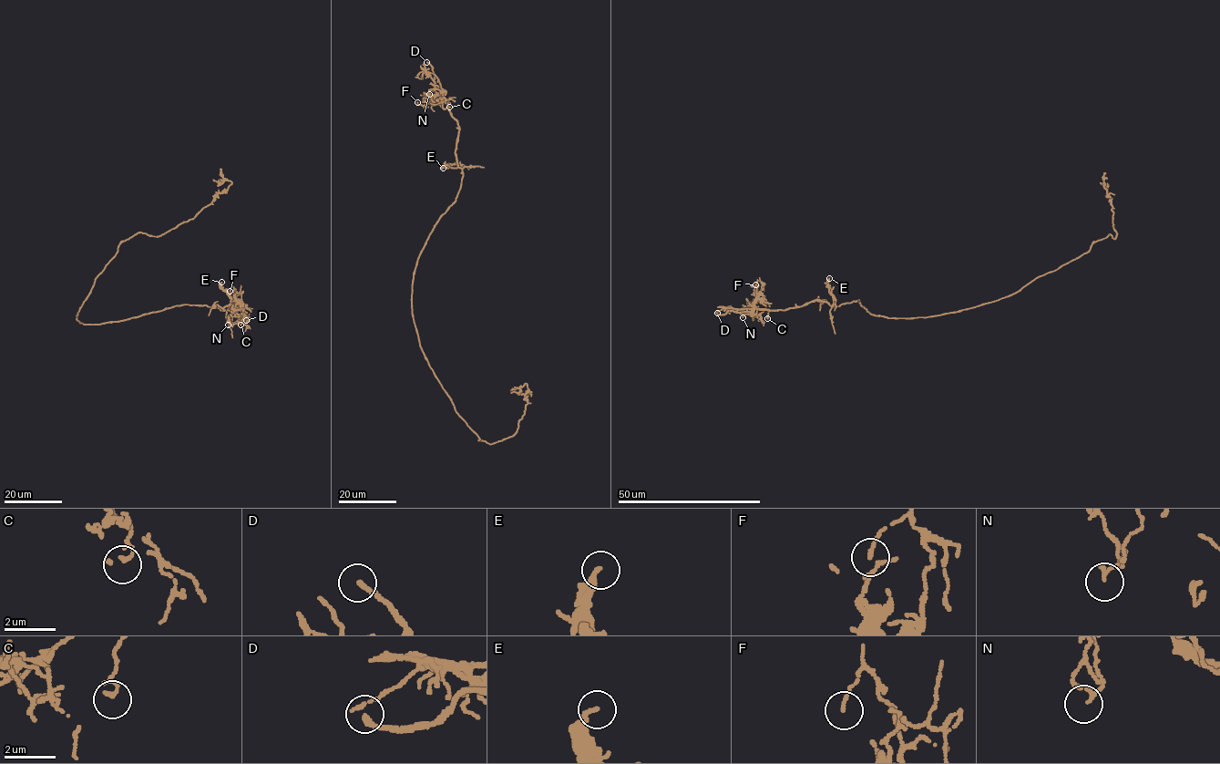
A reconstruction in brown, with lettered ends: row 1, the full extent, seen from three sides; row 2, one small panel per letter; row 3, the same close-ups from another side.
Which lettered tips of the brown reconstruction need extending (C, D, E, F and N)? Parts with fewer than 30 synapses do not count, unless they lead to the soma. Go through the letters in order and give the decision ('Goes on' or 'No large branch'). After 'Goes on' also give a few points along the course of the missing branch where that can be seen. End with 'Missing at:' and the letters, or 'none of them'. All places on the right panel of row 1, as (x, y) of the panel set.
C: No large branch
D: Goes on. Course of what is missing: (717, 313), (750, 316), (759, 313), (752, 280), (741, 259), (745, 247)
E: No large branch
F: No large branch
N: No large branch
Missing at: D

